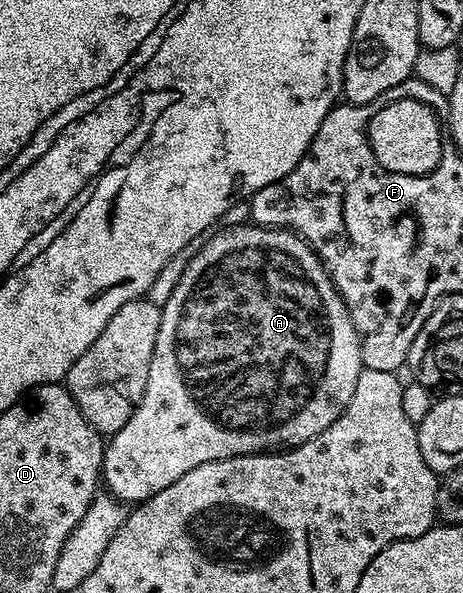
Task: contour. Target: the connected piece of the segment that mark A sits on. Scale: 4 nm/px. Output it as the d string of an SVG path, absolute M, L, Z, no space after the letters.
M246 223L233 225L229 229L218 228L209 239L202 249L194 252L191 263L187 263L187 271L183 271L183 275L179 275L179 283L175 283L175 291L171 291L167 303L161 306L159 335L155 335L155 351L151 355L151 371L147 371L147 391L143 391L143 399L135 407L131 419L127 419L127 423L123 423L123 427L108 438L105 446L105 458L101 464L103 485L122 503L140 503L151 499L151 495L159 495L163 487L171 487L175 479L183 479L187 471L215 459L284 451L292 449L294 445L302 445L307 439L315 439L315 435L327 431L327 427L331 427L331 423L343 415L347 403L351 403L351 395L355 395L355 383L359 383L363 368L361 340L317 252L302 237L288 229L268 229Z

